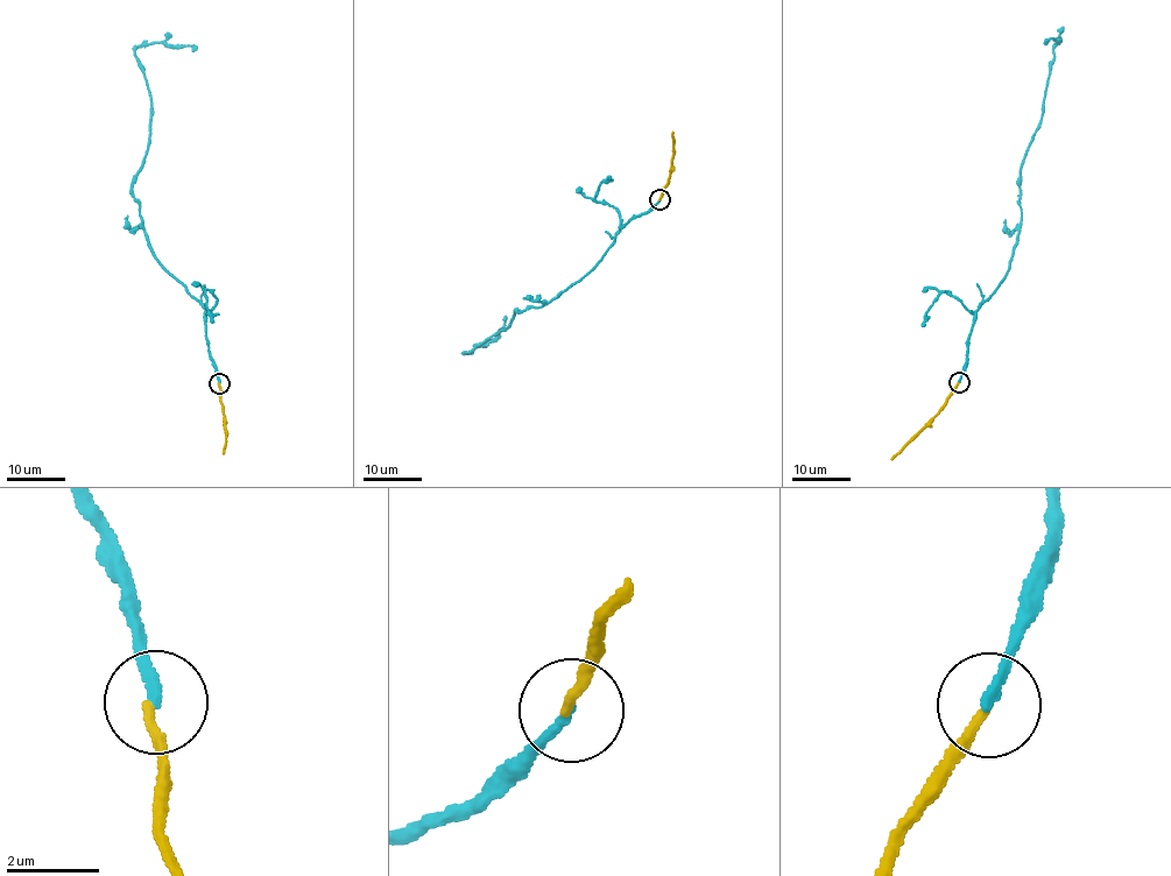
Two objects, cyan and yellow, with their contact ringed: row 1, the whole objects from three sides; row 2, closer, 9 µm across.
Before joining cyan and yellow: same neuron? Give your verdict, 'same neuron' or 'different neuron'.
different neuron

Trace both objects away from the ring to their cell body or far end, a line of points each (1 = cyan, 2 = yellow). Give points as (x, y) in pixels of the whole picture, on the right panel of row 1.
1: (958, 382), (973, 312), (1000, 285), (1021, 224), (1020, 172), (1043, 113), (1050, 64), (1059, 39), (1043, 42)
2: (958, 383), (932, 422), (891, 460)

